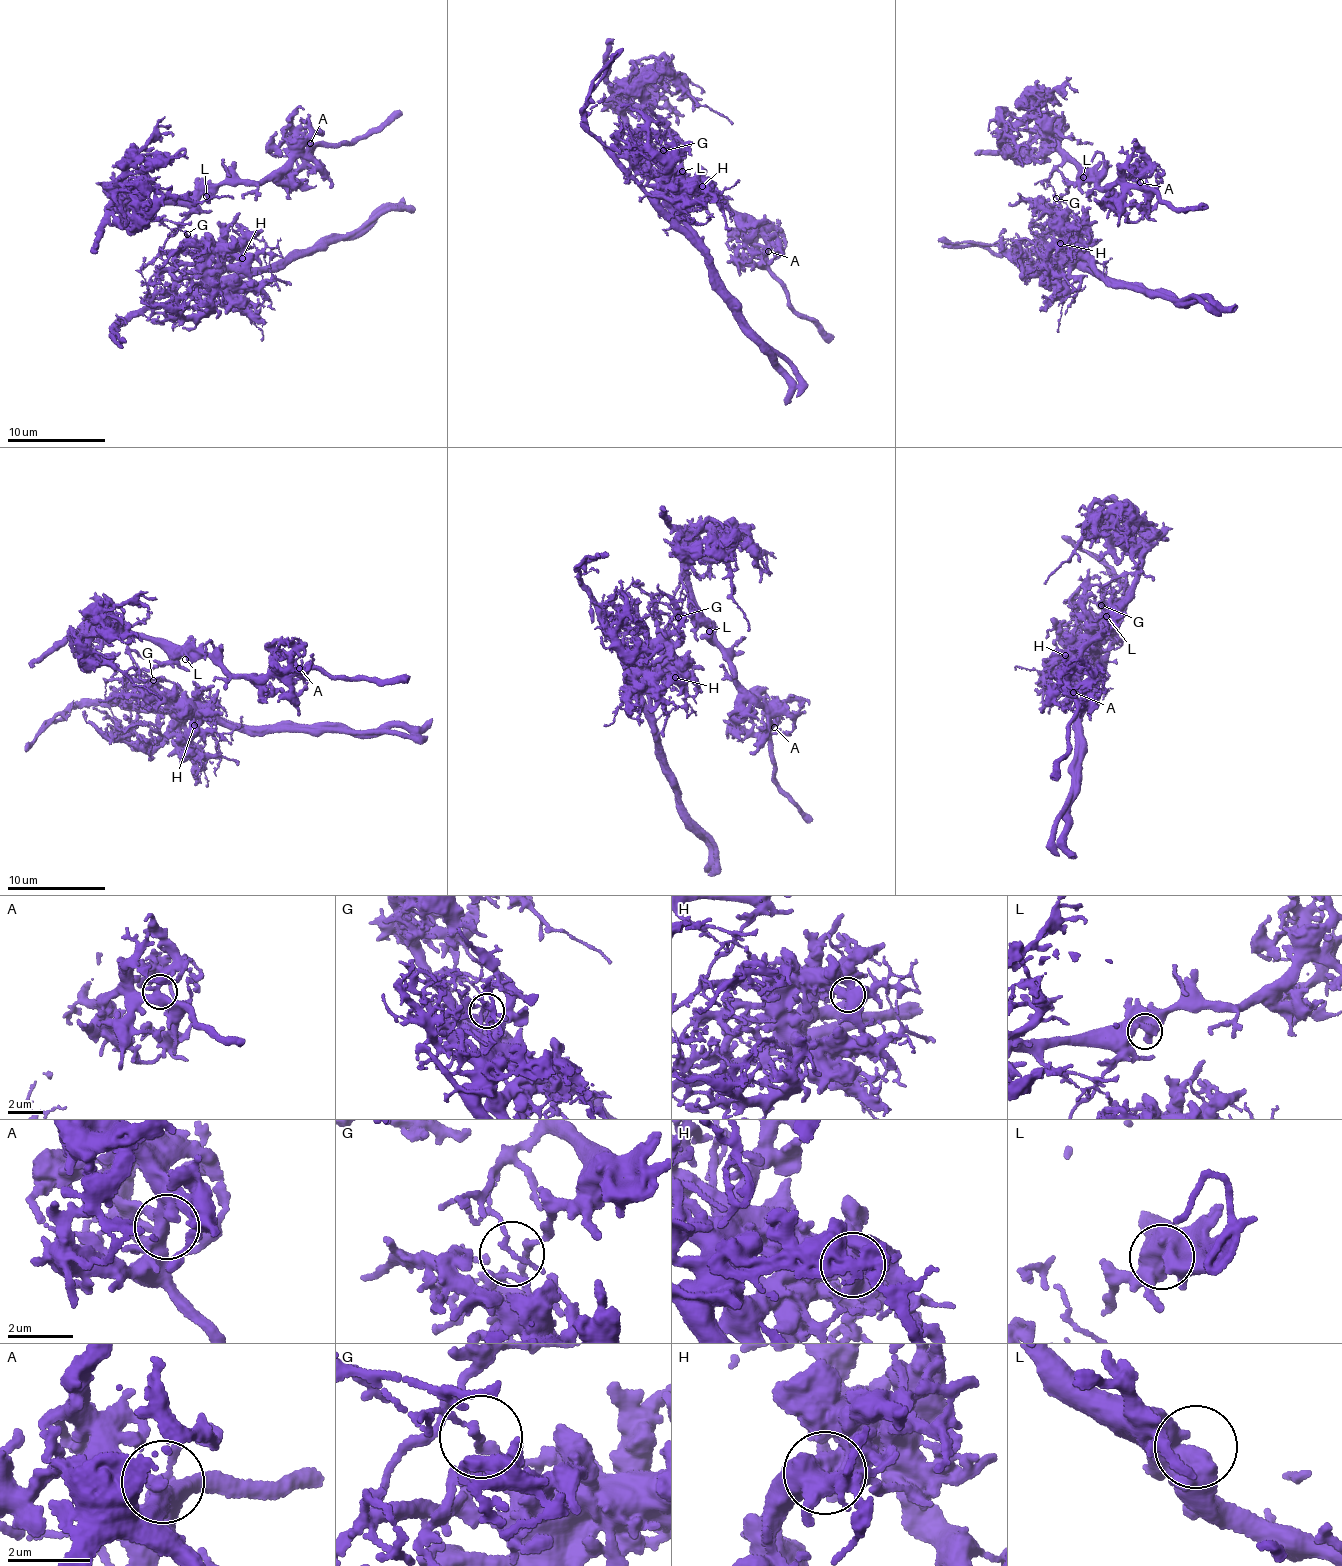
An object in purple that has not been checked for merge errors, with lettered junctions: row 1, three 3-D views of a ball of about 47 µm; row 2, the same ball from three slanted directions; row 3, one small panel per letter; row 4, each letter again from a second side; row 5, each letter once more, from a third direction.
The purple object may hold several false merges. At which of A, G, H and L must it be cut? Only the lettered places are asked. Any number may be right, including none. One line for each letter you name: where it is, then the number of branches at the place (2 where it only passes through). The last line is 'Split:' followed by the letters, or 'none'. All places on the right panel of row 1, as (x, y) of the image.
G: place (1056, 198); branches 2
H: place (1060, 243); branches 3
Split: G, H

